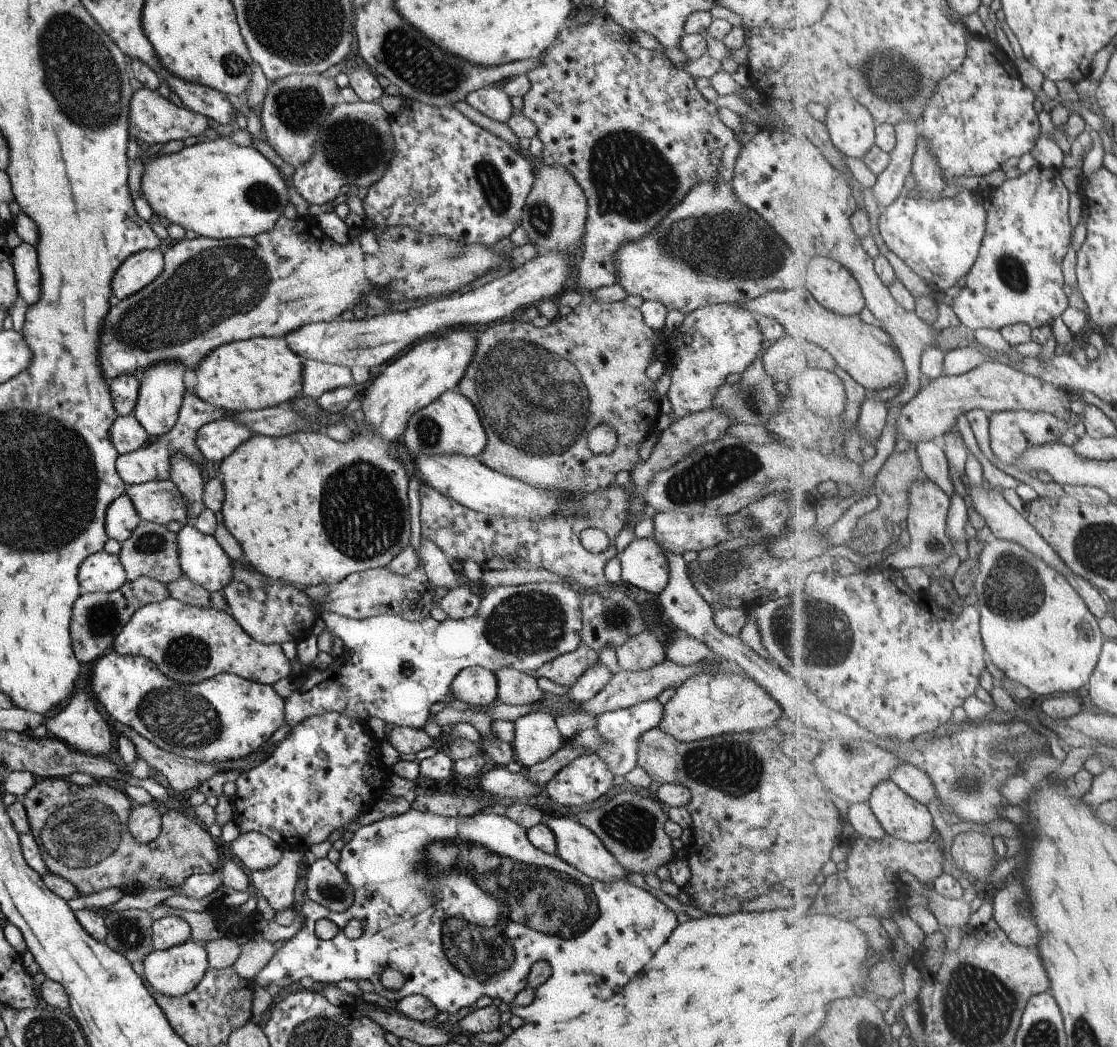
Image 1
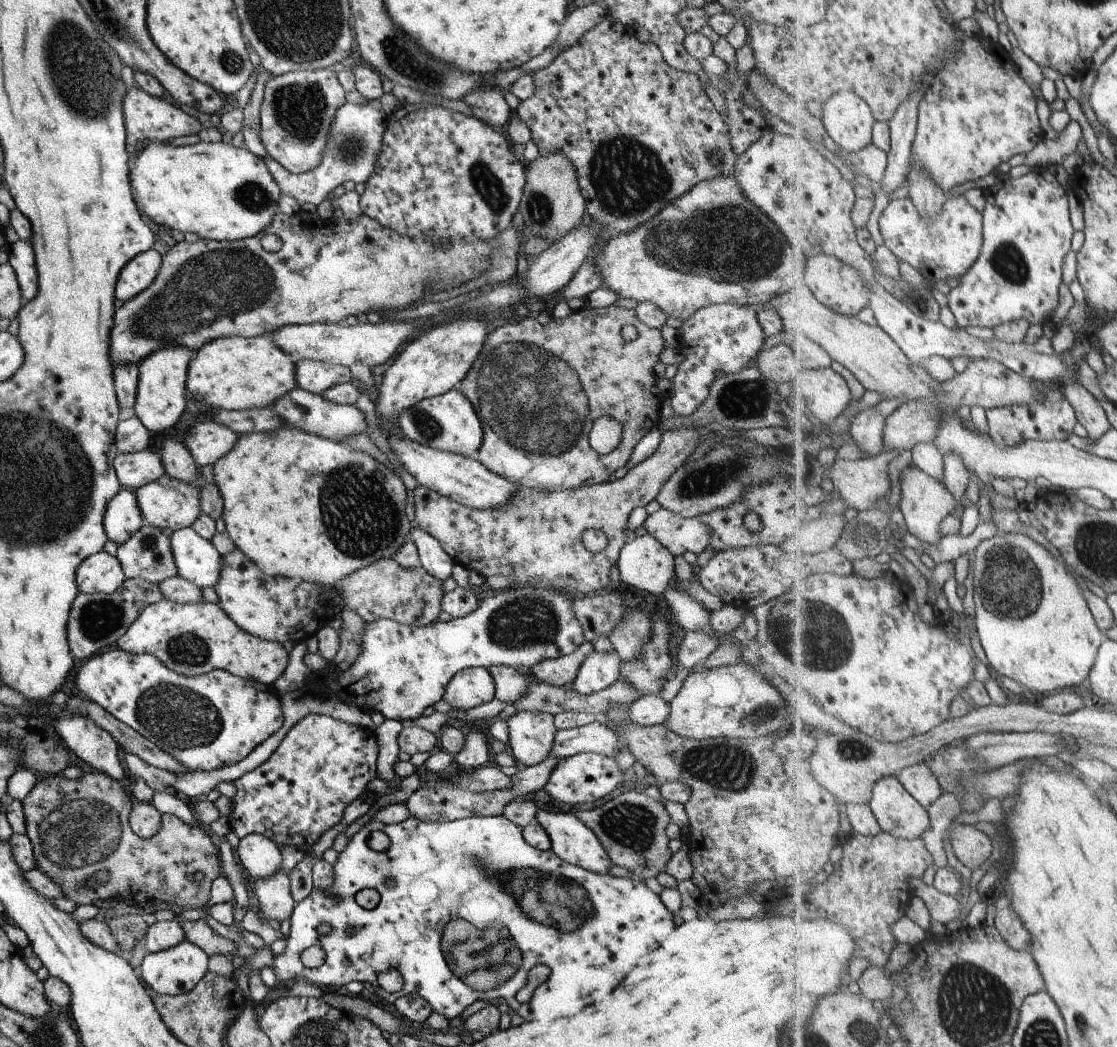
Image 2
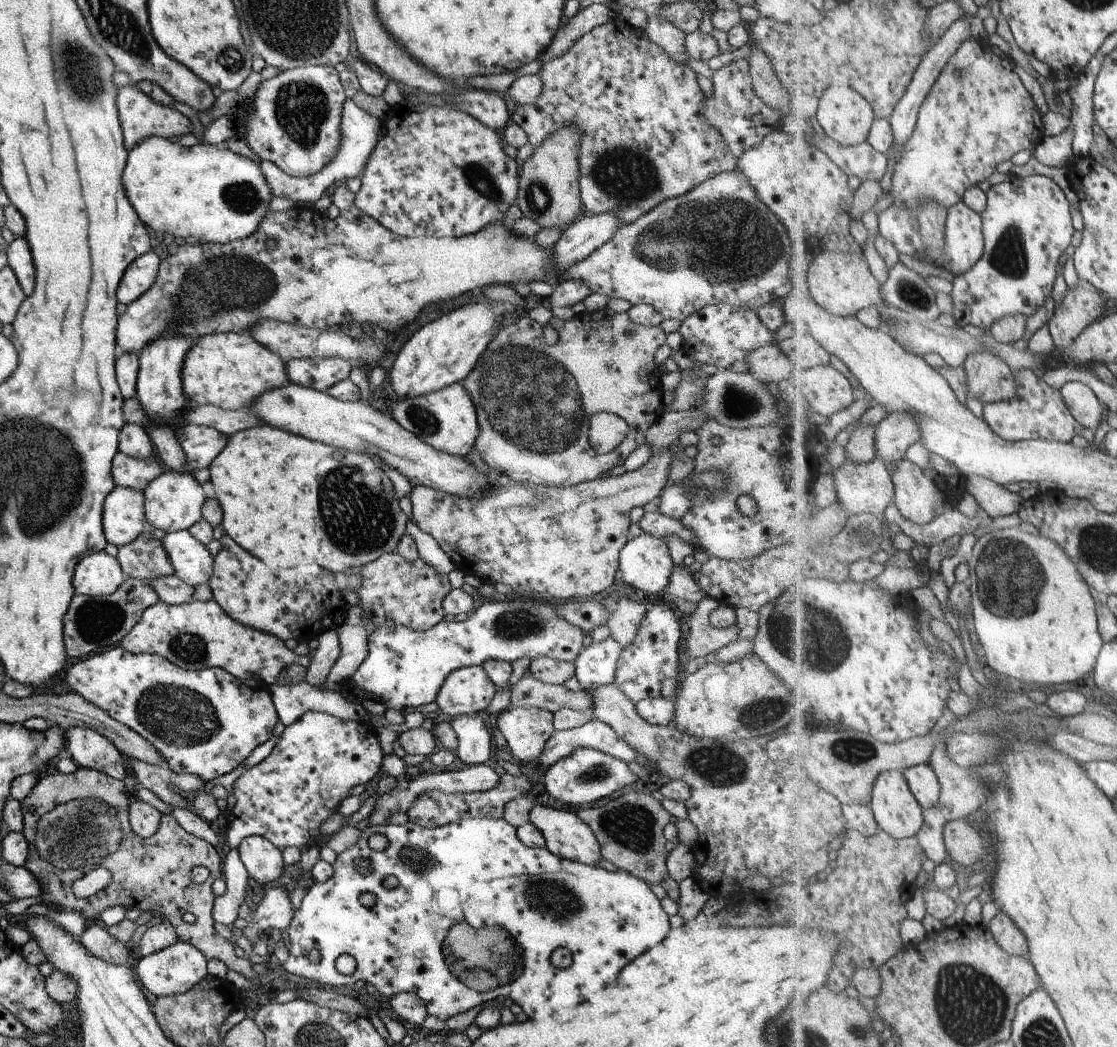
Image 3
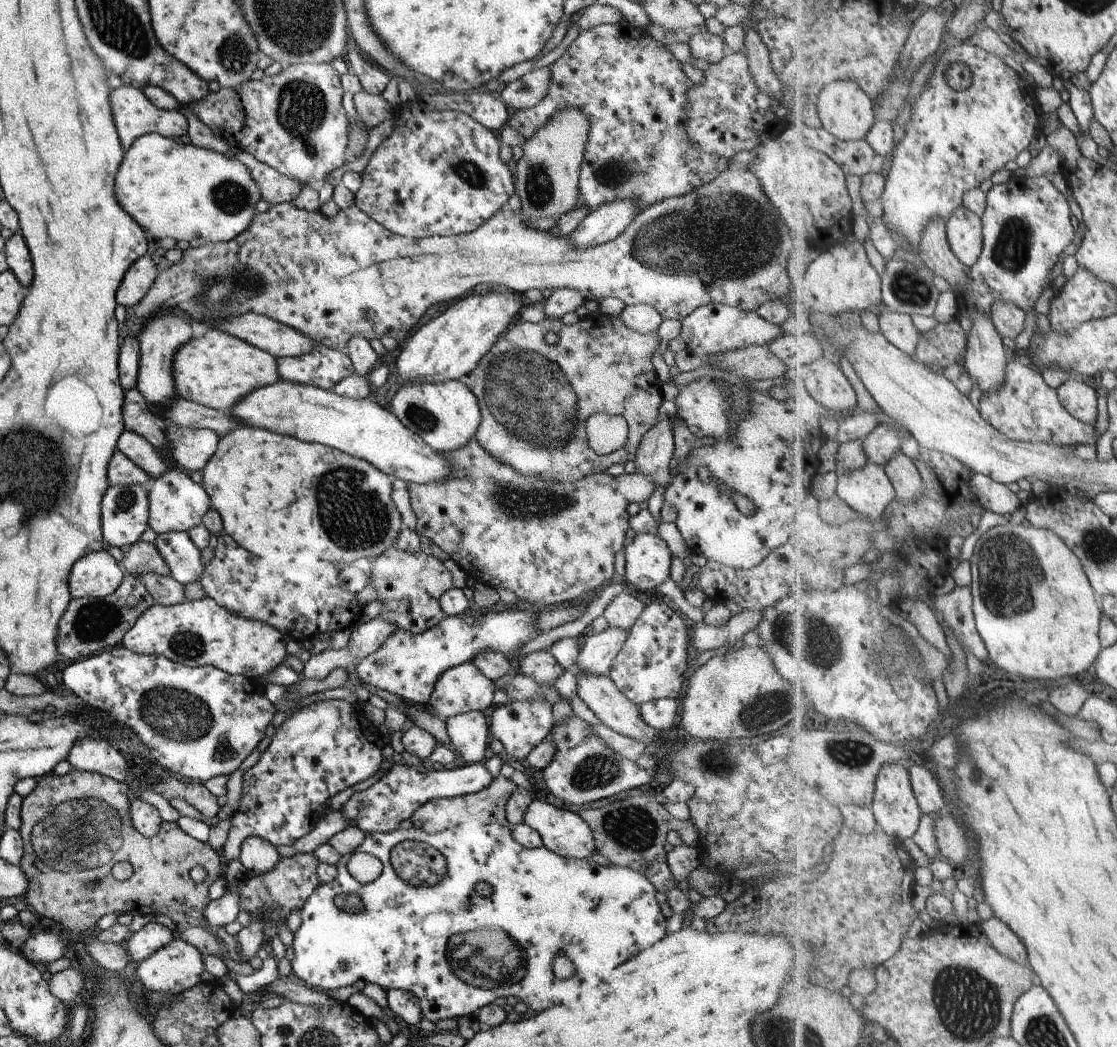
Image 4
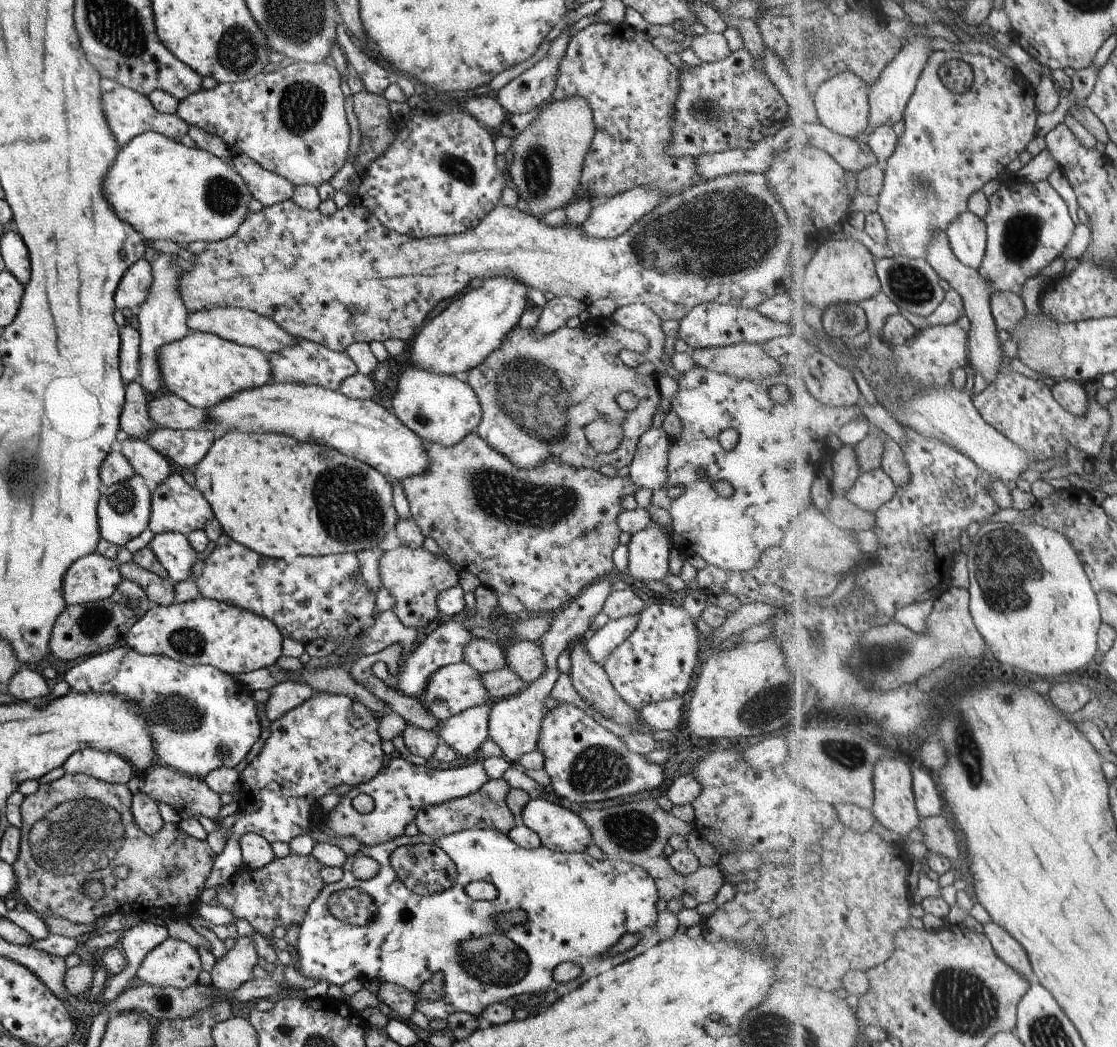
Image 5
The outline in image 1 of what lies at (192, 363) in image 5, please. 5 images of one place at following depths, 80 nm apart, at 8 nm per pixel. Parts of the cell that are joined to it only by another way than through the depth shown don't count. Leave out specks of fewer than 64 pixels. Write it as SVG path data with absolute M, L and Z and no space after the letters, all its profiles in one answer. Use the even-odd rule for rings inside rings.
M253 337L242 341L221 343L204 356L194 368L195 382L192 389L194 395L201 400L223 409L228 415L237 411L254 411L274 407L288 402L301 393L302 359L285 344L283 337Z

